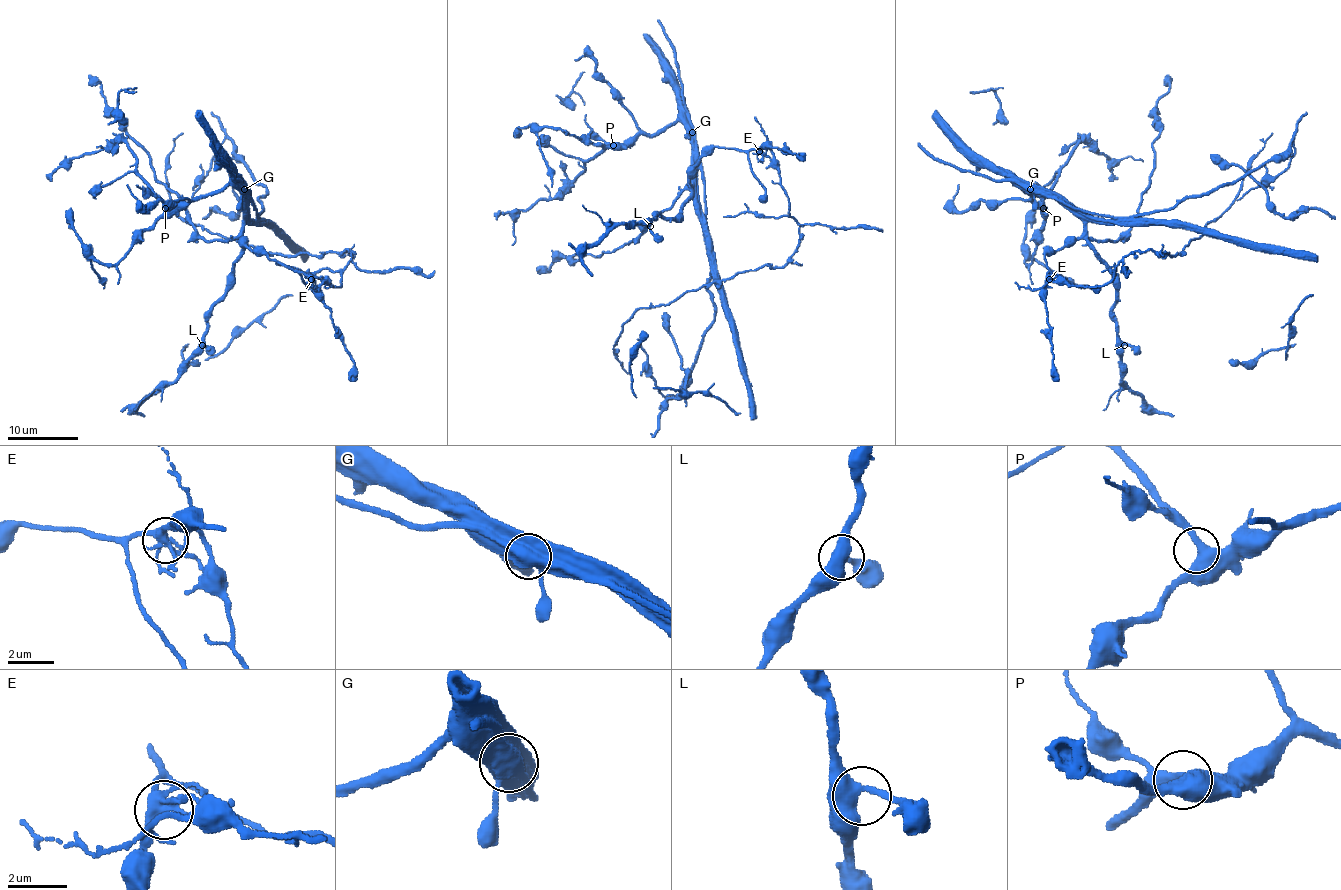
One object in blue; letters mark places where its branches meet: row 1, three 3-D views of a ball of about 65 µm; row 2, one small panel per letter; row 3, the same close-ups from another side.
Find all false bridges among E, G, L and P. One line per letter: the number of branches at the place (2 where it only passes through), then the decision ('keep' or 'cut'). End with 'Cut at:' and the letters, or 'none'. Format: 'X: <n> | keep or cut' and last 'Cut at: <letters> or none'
E: 5 | cut
G: 3 | cut
L: 3 | keep
P: 2 | keep
Cut at: E, G

